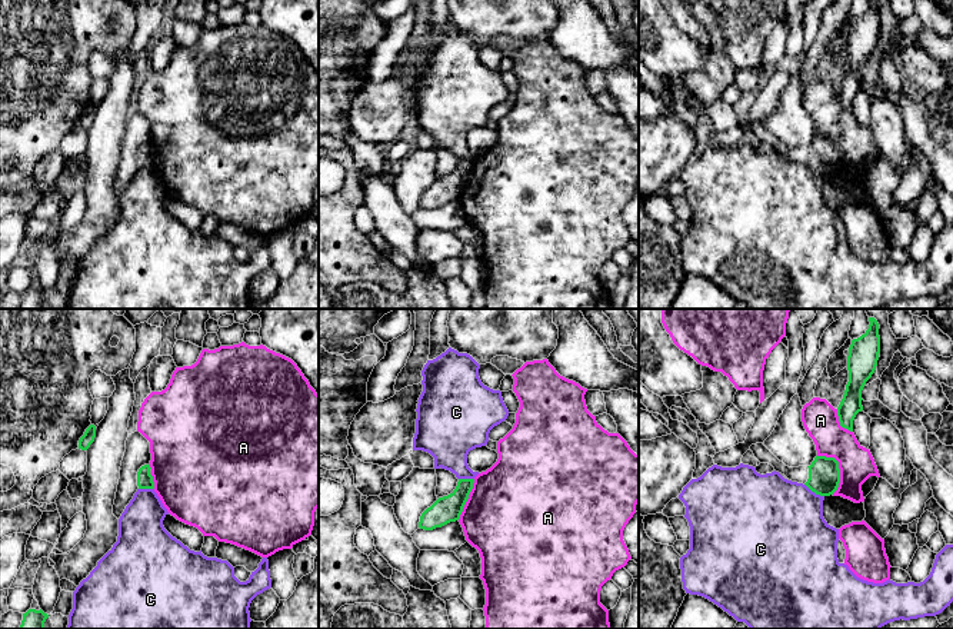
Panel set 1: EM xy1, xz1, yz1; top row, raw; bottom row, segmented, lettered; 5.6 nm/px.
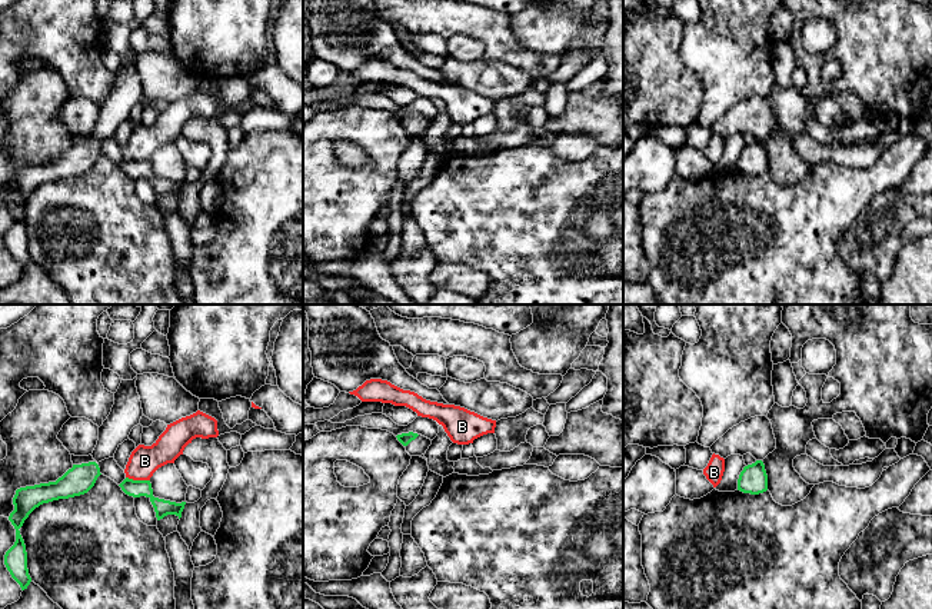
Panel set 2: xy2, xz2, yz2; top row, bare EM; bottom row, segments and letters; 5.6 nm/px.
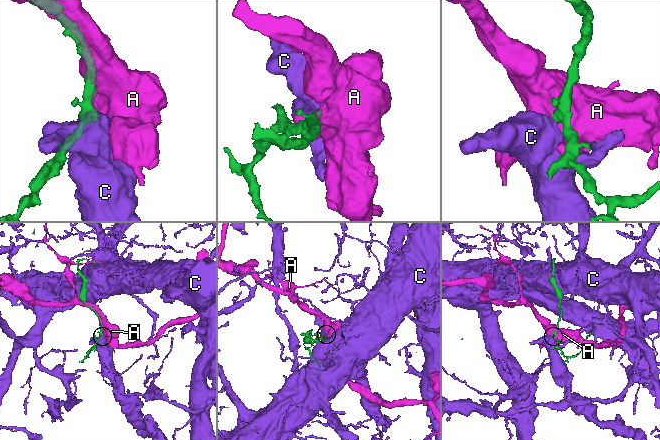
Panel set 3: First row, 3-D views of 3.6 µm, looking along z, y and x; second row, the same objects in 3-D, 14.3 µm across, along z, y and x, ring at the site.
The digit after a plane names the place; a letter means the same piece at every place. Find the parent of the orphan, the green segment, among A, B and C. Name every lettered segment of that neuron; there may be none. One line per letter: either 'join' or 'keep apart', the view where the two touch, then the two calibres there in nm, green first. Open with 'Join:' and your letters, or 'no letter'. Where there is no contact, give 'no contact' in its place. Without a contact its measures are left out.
Join: no letter
A: keep apart; meets green in yz1; 180 nm thick on the green side, 200 nm on the other
B: keep apart; meets green in xy2; 100 nm thick on the green side, 170 nm on the other
C: keep apart; meets green in yz1; 180 nm thick on the green side, 460 nm on the other

